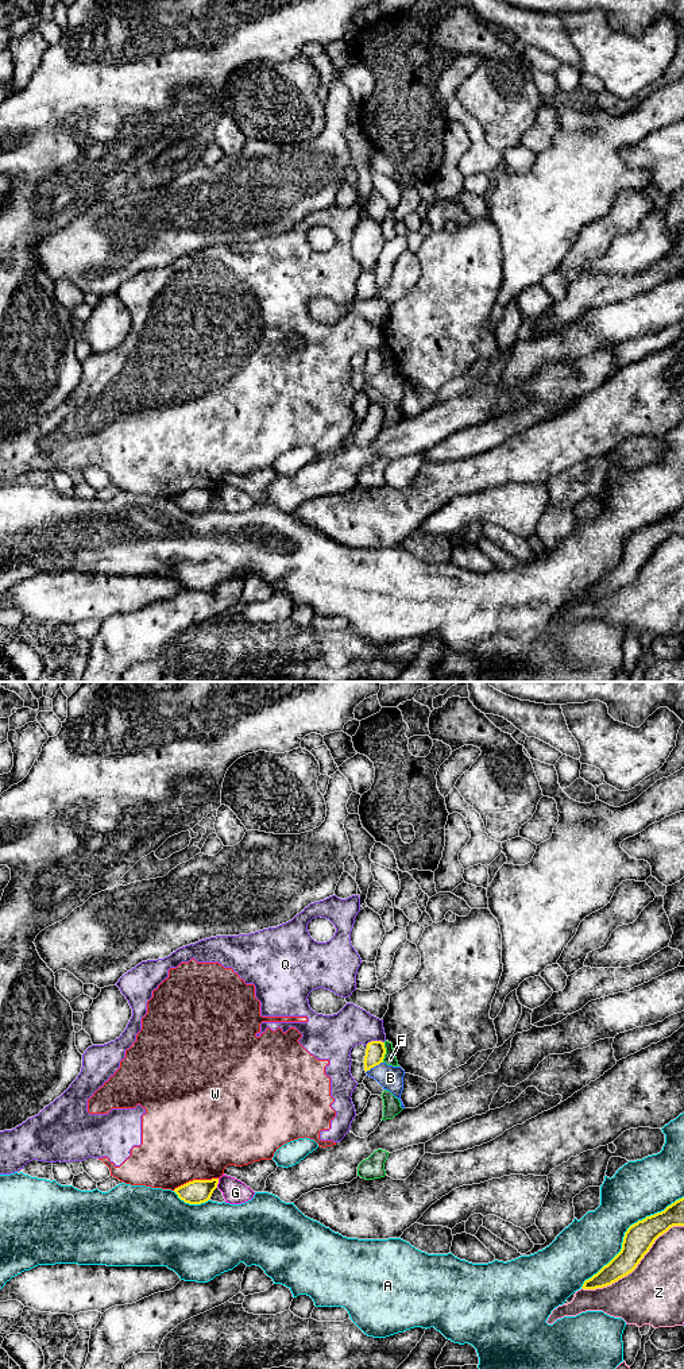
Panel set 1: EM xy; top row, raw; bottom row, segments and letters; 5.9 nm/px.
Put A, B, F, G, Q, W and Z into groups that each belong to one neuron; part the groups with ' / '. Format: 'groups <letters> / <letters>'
groups A / B / F / G / Q W / Z

